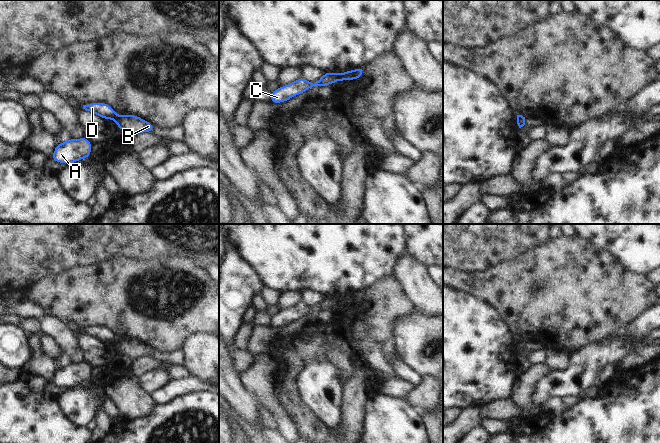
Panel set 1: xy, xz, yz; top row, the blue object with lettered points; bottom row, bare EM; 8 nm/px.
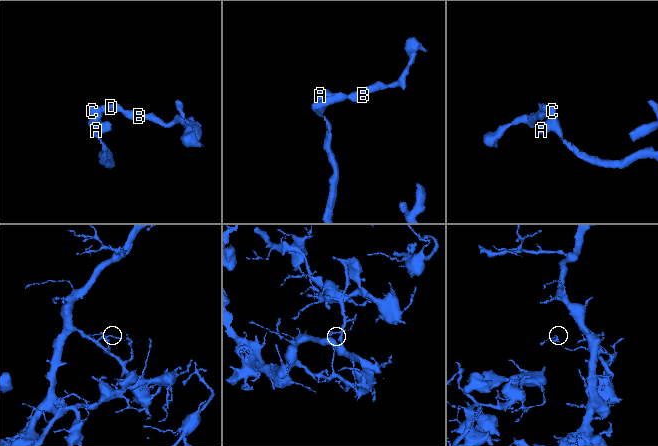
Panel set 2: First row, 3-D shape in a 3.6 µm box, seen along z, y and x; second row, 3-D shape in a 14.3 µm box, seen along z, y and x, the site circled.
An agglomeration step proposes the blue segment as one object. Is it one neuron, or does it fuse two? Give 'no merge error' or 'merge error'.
merge error

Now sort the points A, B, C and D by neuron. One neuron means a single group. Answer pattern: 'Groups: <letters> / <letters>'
Groups: A C D / B

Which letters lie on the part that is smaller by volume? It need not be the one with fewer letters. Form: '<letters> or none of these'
B

